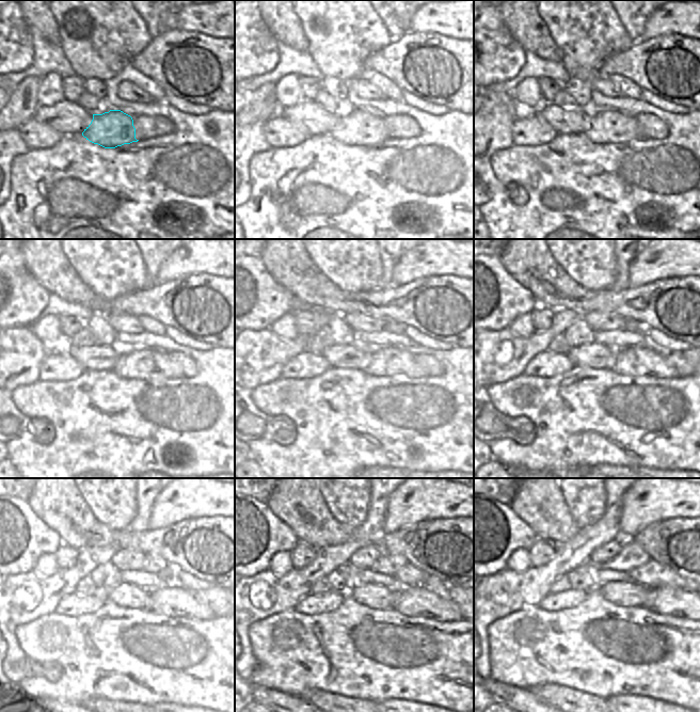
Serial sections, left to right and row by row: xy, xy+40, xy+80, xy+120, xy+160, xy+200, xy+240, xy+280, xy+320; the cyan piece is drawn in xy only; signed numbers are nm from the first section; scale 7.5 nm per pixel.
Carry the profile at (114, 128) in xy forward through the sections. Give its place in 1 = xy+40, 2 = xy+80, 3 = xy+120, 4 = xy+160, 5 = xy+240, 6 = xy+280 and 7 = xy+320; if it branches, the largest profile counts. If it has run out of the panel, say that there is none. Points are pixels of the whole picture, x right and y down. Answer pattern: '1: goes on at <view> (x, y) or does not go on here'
1: goes on at xy+40 (359, 128)
2: goes on at xy+80 (613, 127)
3: goes on at xy+120 (146, 364)
4: goes on at xy+160 (390, 362)
5: goes on at xy+240 (174, 601)
6: goes on at xy+280 (415, 601)
7: goes on at xy+320 (667, 601)

